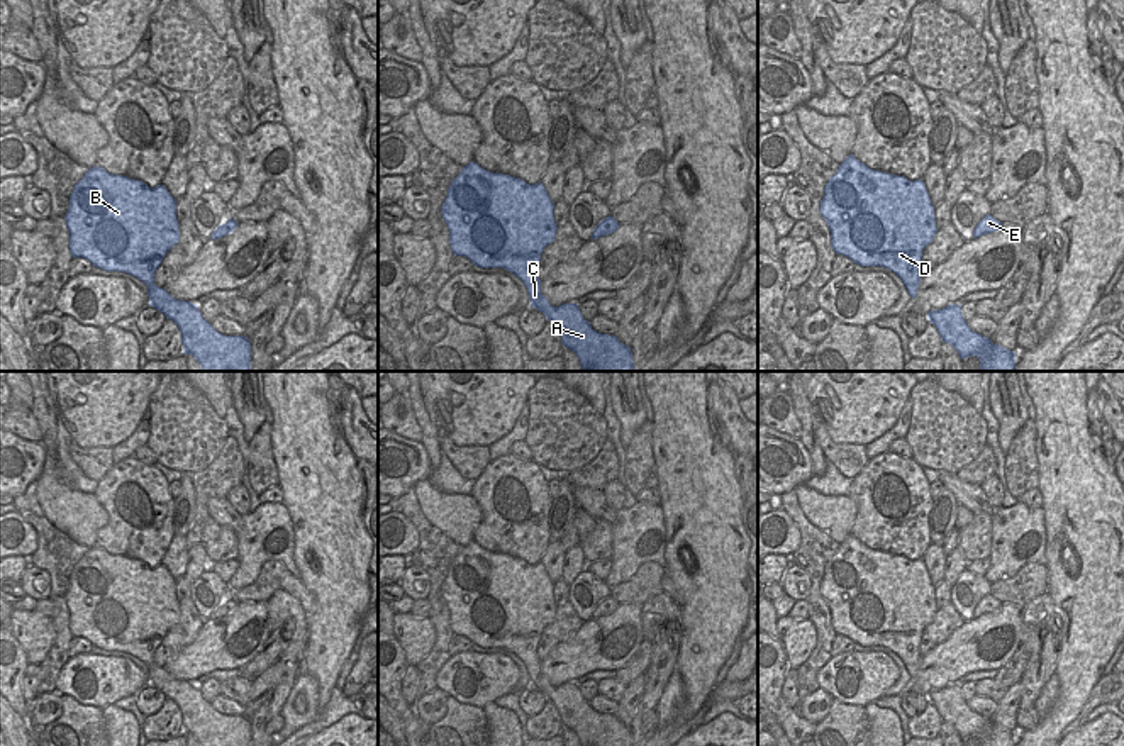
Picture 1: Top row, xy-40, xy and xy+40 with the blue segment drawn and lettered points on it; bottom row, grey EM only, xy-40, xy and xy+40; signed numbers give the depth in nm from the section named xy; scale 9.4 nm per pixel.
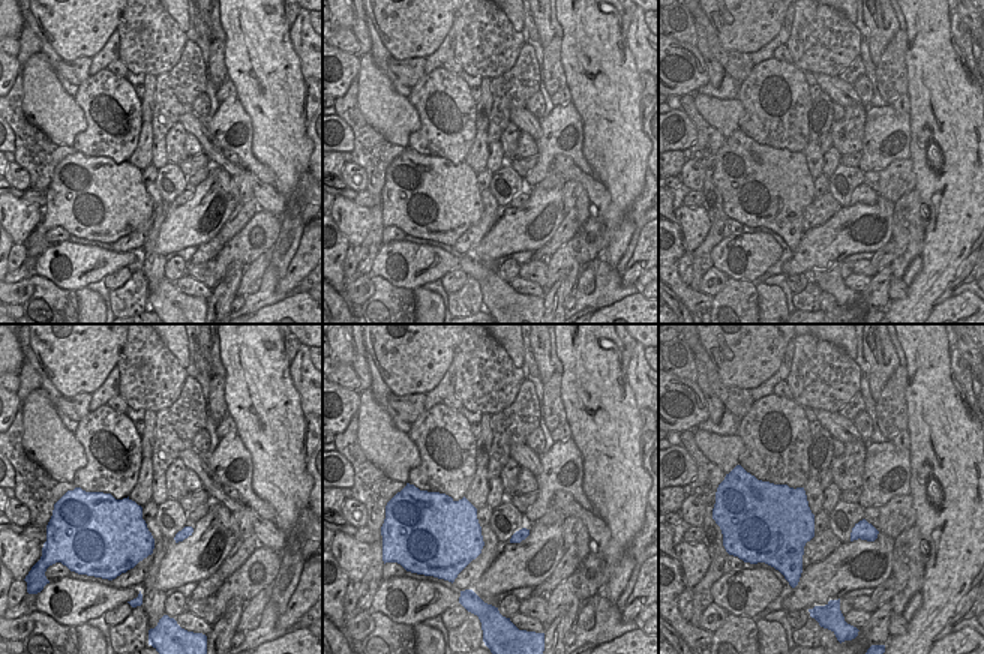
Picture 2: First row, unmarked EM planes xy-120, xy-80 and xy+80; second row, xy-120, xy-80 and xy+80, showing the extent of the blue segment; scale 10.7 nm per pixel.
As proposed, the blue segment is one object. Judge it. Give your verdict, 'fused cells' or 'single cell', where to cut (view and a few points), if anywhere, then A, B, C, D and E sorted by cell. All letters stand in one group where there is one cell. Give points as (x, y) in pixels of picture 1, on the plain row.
single cell; cut none; groups A B C D E

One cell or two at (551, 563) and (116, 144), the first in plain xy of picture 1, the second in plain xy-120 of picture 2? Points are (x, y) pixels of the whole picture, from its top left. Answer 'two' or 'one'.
two

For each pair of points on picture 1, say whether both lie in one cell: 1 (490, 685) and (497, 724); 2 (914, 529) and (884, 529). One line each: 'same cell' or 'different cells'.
1: different cells
2: same cell

